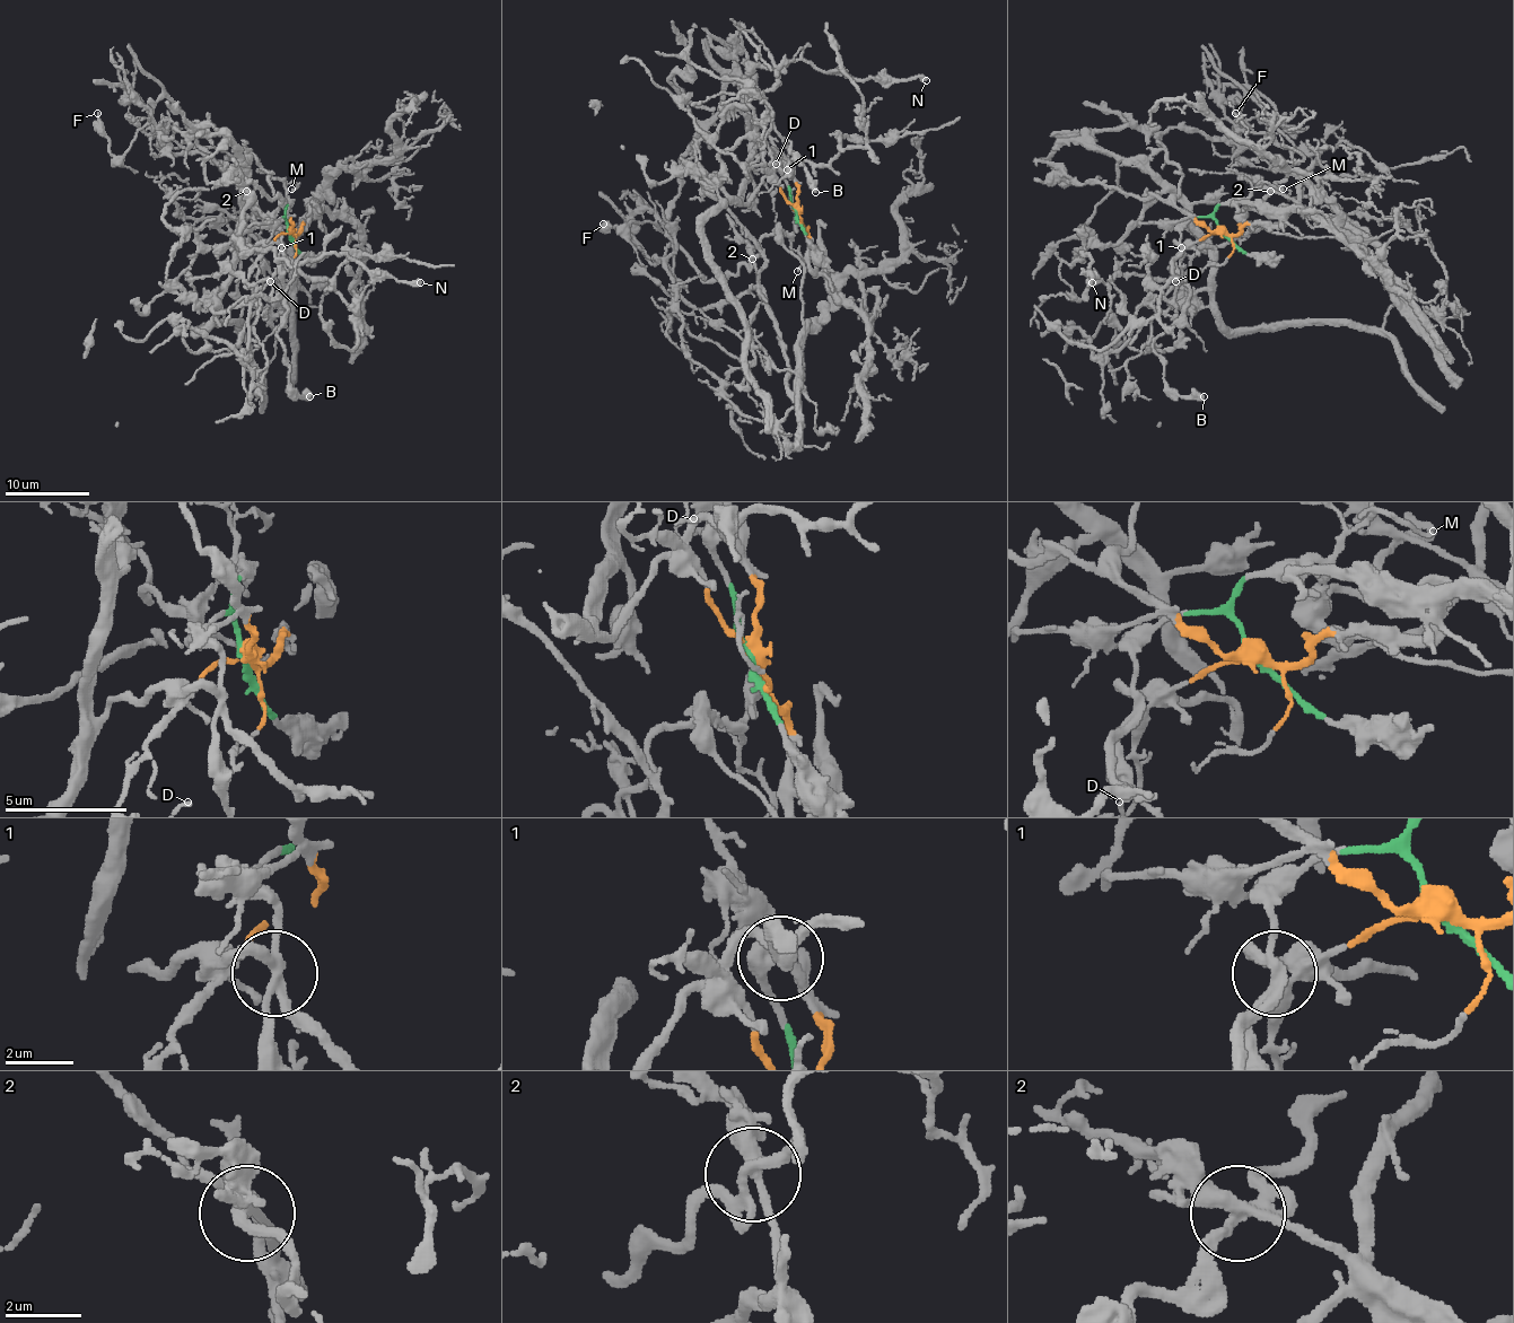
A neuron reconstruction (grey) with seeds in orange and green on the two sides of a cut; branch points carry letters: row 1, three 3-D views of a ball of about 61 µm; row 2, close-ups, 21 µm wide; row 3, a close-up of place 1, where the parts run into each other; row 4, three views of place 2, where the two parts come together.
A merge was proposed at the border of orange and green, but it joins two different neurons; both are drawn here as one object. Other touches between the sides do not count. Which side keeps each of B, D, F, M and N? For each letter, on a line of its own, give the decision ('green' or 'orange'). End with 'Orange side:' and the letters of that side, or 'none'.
B: green
D: orange
F: green
M: green
N: orange
Orange side: D, N

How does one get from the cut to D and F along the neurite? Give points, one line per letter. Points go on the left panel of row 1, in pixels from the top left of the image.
D: (291, 233), (281, 233), (262, 252), (247, 281), (257, 300), (270, 281)
F: (289, 233), (289, 201), (270, 213), (253, 209), (255, 201), (163, 97), (124, 152), (114, 156), (97, 112)

